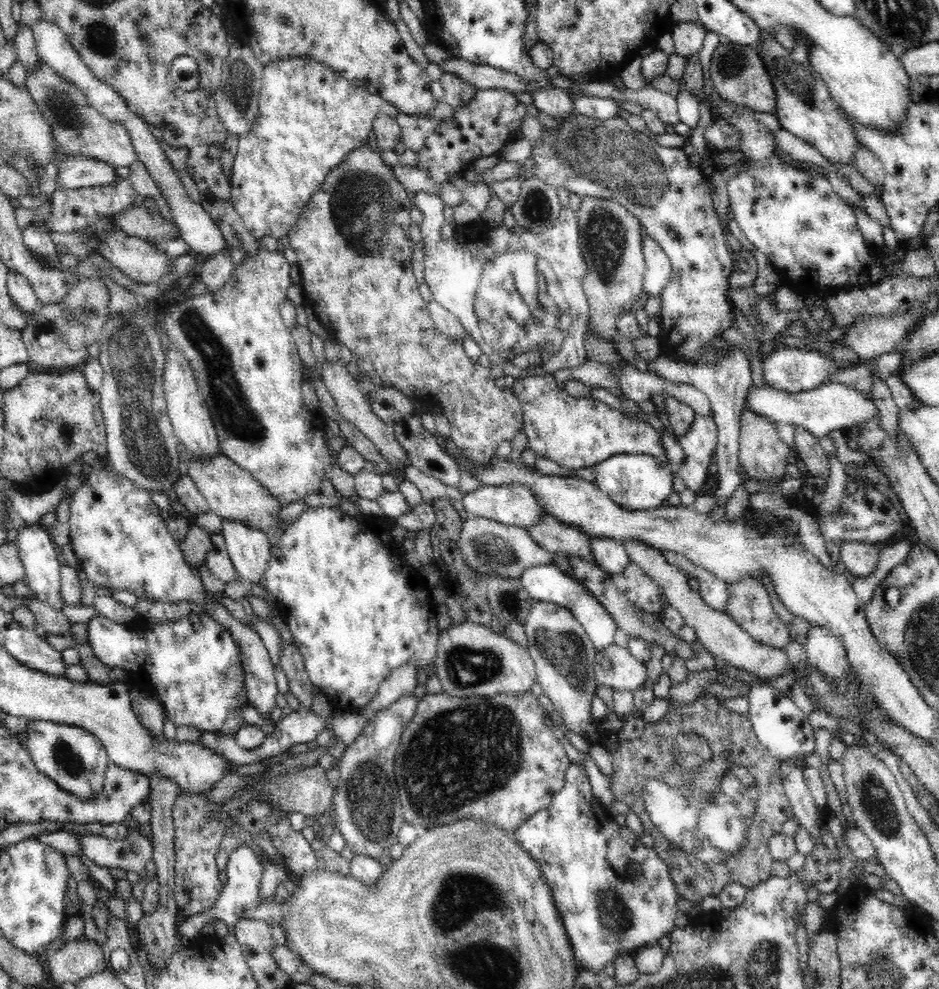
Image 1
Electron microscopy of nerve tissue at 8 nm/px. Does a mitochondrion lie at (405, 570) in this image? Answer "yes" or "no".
no

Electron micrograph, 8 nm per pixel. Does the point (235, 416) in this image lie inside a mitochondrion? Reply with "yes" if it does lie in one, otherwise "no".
yes

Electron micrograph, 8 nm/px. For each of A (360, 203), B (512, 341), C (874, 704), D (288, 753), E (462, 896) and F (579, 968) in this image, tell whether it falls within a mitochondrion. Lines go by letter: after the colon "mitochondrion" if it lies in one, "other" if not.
A: mitochondrion
B: mitochondrion
C: other
D: other
E: mitochondrion
F: other

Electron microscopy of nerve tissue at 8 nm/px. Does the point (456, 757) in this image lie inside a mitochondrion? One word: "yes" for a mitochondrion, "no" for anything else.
yes

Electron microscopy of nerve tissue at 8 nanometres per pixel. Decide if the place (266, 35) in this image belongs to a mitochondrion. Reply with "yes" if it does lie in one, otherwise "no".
no

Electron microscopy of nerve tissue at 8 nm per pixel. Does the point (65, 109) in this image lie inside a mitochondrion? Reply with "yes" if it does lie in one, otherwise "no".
yes

